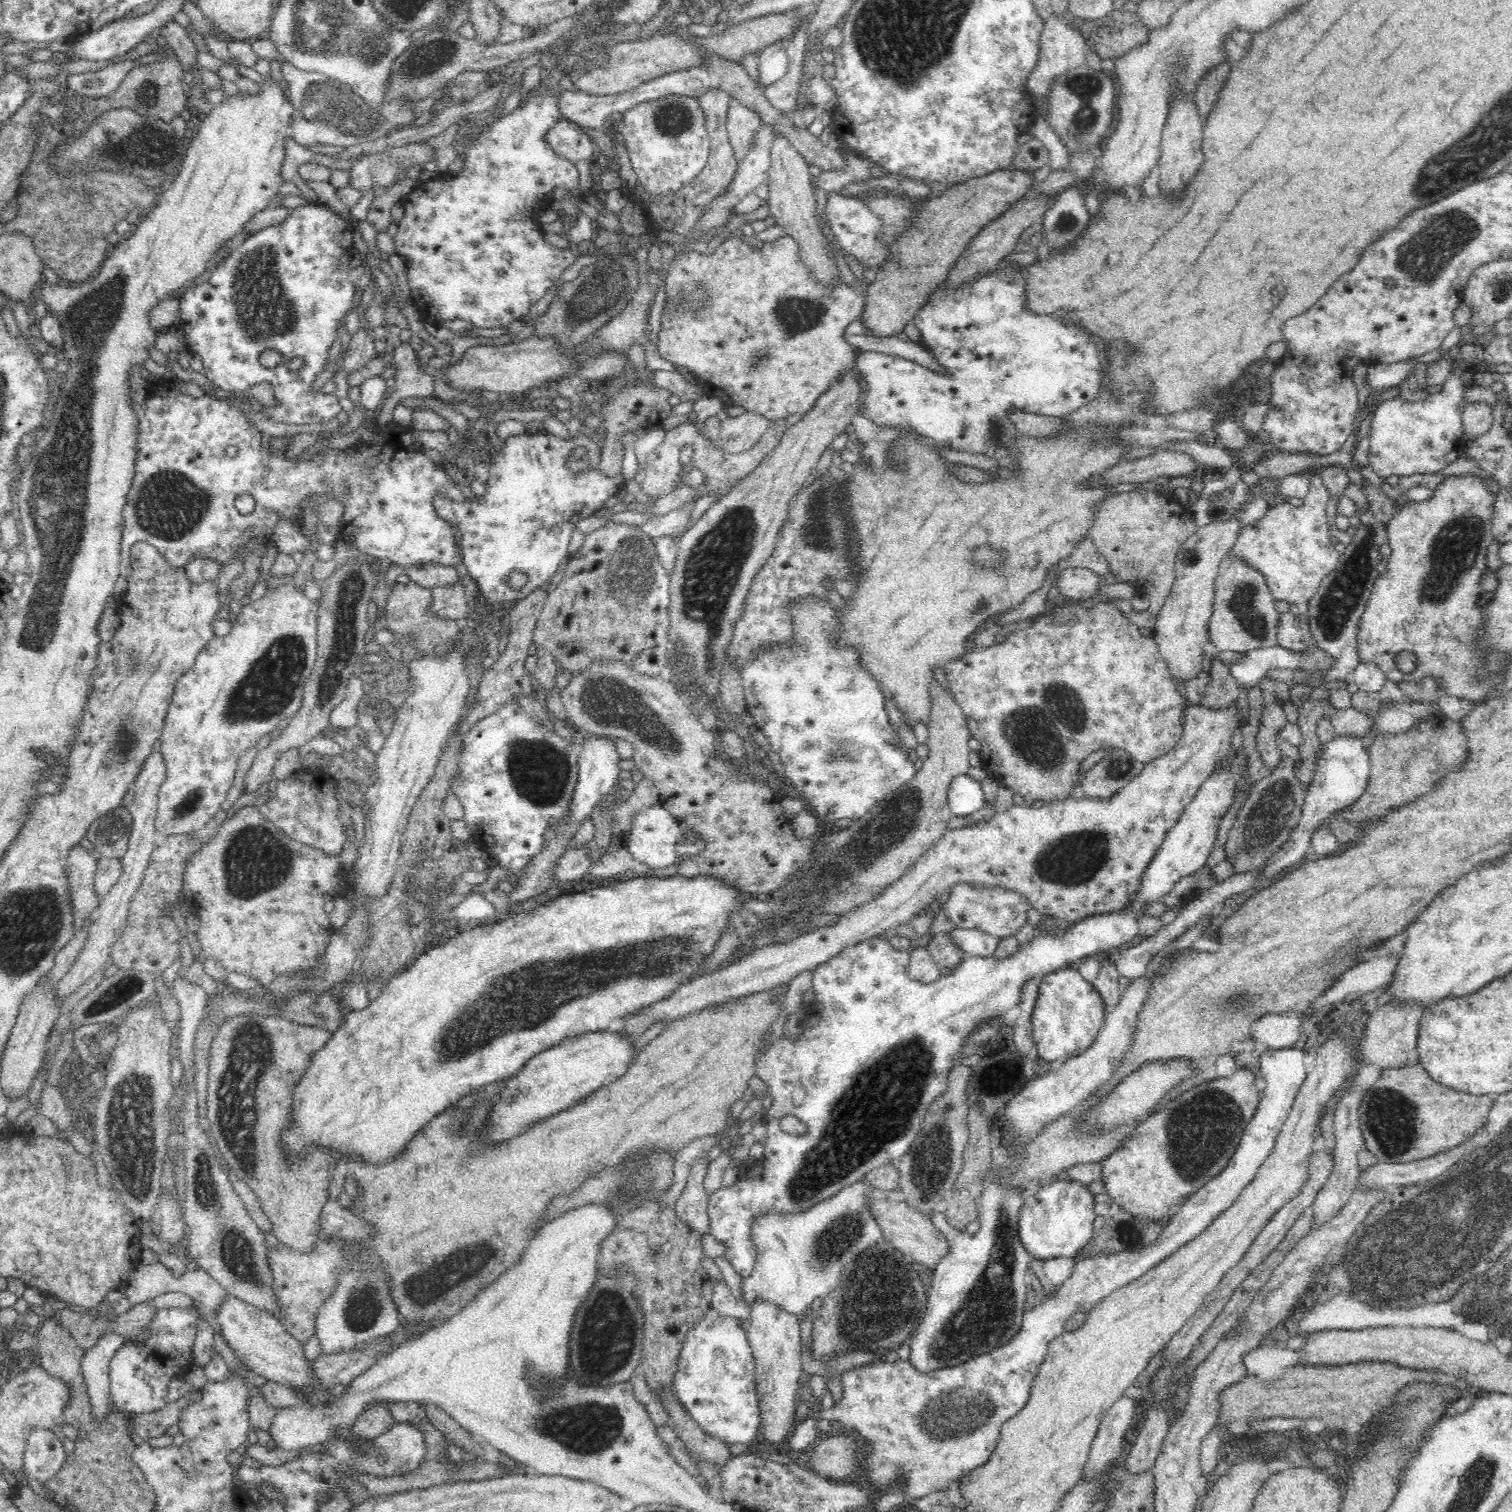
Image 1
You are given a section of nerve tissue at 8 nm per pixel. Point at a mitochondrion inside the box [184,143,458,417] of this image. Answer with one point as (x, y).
(264, 306)

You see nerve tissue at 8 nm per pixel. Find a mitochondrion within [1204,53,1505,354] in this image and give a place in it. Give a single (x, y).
(1421, 255)

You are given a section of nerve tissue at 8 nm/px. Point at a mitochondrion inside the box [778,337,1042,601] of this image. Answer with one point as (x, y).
(821, 530)

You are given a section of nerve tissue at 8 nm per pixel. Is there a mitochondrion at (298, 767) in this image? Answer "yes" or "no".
no

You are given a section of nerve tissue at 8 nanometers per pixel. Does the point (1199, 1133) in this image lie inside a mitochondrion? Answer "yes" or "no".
yes

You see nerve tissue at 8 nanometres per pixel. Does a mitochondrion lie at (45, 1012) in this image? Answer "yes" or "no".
no

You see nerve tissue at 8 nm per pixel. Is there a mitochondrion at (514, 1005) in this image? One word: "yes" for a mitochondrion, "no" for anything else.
yes

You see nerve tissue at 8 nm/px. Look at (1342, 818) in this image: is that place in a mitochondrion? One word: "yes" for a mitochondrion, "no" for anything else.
no

